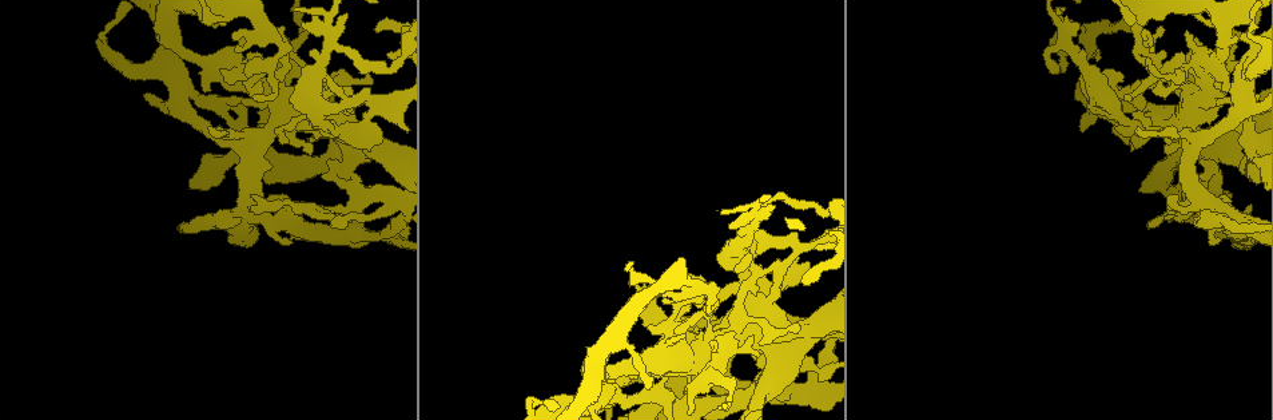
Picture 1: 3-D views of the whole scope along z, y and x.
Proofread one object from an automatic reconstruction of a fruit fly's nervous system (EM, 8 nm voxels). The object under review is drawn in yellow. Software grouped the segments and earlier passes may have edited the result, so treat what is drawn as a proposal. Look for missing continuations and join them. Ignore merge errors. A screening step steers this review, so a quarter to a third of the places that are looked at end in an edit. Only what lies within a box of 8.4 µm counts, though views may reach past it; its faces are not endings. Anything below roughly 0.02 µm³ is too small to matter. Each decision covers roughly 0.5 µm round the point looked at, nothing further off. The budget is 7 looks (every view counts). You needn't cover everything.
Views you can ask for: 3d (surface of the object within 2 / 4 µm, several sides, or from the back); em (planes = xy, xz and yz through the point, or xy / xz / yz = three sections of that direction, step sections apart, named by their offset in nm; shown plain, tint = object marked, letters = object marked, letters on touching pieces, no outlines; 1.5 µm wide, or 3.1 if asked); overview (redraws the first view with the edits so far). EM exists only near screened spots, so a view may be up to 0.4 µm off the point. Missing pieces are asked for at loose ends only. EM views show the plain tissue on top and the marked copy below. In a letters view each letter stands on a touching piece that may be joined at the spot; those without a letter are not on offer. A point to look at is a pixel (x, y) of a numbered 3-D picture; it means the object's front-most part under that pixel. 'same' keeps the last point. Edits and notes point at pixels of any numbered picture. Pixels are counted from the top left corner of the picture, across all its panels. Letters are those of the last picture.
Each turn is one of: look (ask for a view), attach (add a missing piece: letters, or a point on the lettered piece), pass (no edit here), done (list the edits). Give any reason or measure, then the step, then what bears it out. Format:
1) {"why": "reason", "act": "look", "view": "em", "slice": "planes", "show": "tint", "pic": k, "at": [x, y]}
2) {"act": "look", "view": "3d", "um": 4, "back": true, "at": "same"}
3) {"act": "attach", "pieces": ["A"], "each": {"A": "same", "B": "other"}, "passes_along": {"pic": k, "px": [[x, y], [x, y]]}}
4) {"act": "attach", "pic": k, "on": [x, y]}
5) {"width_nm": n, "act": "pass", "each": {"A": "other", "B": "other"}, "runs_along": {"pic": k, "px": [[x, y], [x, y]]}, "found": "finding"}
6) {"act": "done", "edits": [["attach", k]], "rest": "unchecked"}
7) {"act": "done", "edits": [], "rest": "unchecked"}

{"why": "free end", "act": "look", "view": "3d", "um": 2, "pic": 1, "at": [635, 287]}

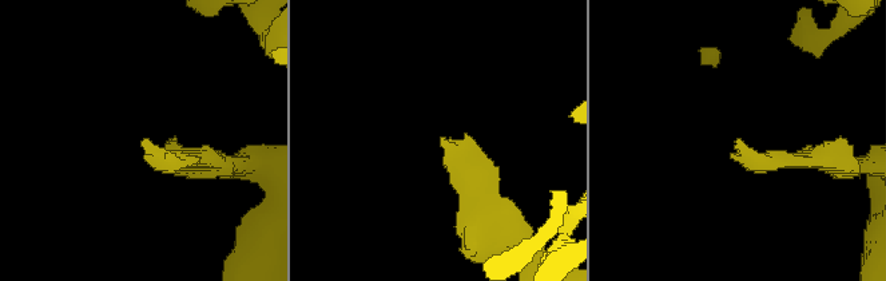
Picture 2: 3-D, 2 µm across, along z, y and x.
{"act": "look", "view": "em", "slice": "yz", "step": 4, "show": "tint", "pic": 2, "at": [444, 141]}

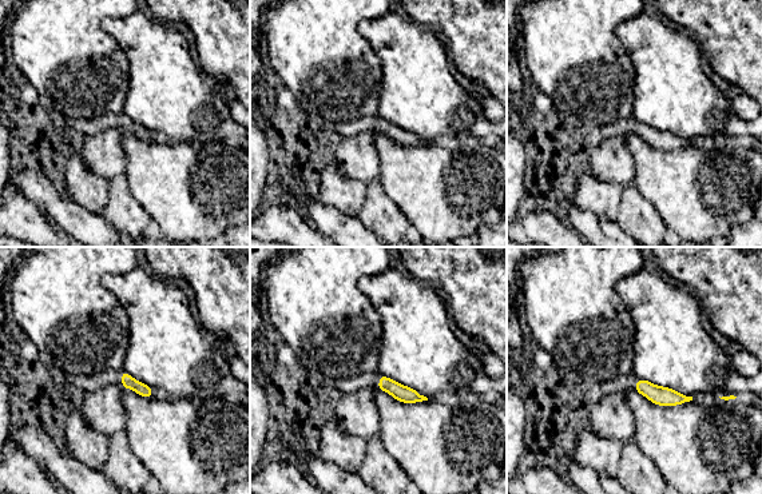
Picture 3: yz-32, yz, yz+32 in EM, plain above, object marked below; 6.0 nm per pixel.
{"why": "another direction", "act": "look", "view": "em", "slice": "xy", "step": 8, "show": "letters", "at": "same"}

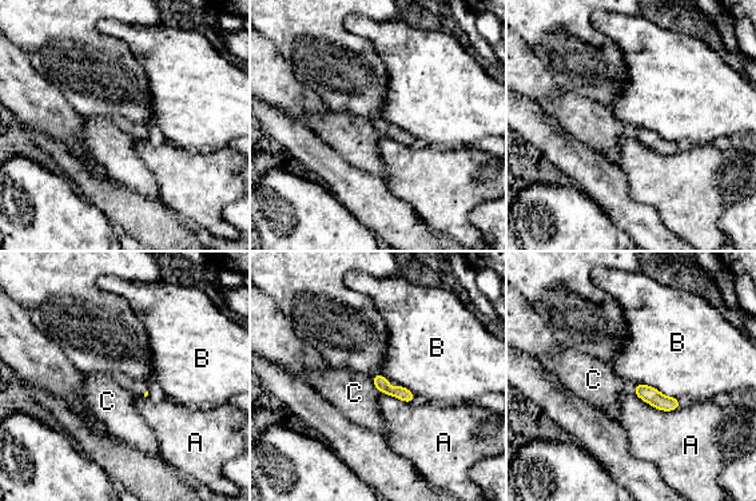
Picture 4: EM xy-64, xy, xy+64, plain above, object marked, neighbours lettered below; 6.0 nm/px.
{"act": "pass", "each": {"A": "other", "B": "other", "C": "other"}, "border": {"pic": 4, "px": [[370, 377], [381, 392]]}, "found": "no lettered piece goes on from it"}

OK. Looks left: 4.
{"why": "an open end", "act": "look", "view": "3d", "um": 4, "pic": 1, "at": [714, 343]}

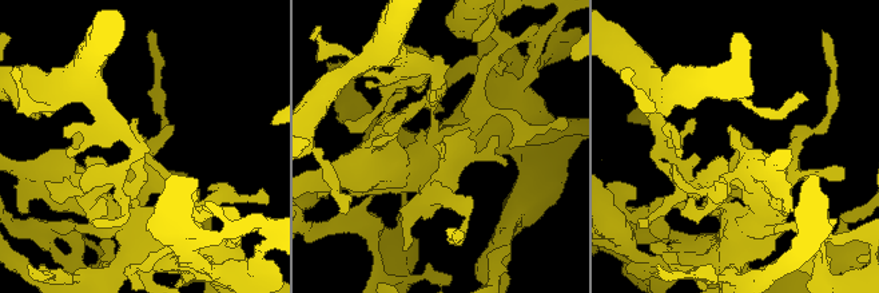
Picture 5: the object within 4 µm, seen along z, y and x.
{"act": "look", "view": "em", "slice": "yz", "step": 8, "show": "tint", "pic": 5, "at": [743, 134]}

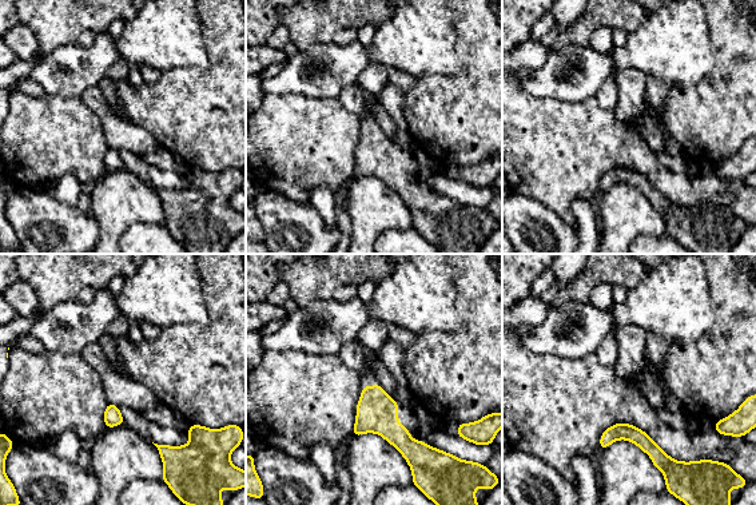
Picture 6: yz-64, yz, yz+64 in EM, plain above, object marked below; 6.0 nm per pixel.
{"why": "another direction", "act": "look", "view": "em", "slice": "planes", "show": "letters", "at": "same"}

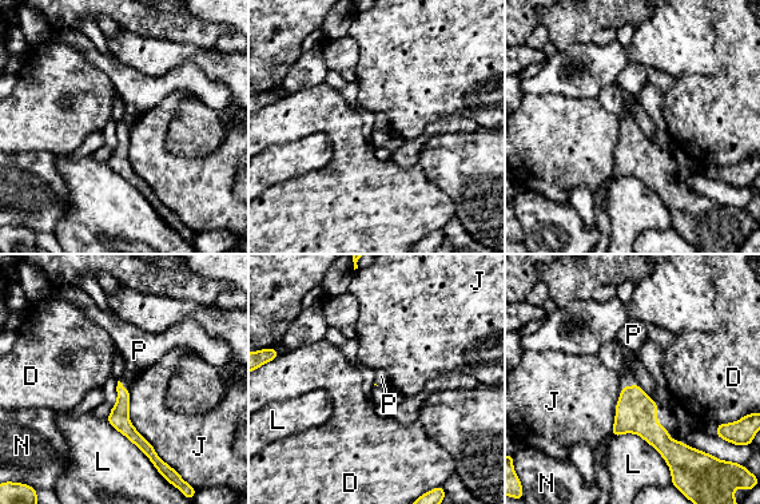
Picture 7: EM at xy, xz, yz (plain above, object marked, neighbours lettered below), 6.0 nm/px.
{"act": "attach", "pieces": ["P"], "each": {"D": "other", "J": "other", "L": "other", "N": "other", "P": "same"}, "found": "the neuron continues"}

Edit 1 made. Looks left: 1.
{"act": "done", "edits": [["attach", 7]], "rest": "unchecked"}

